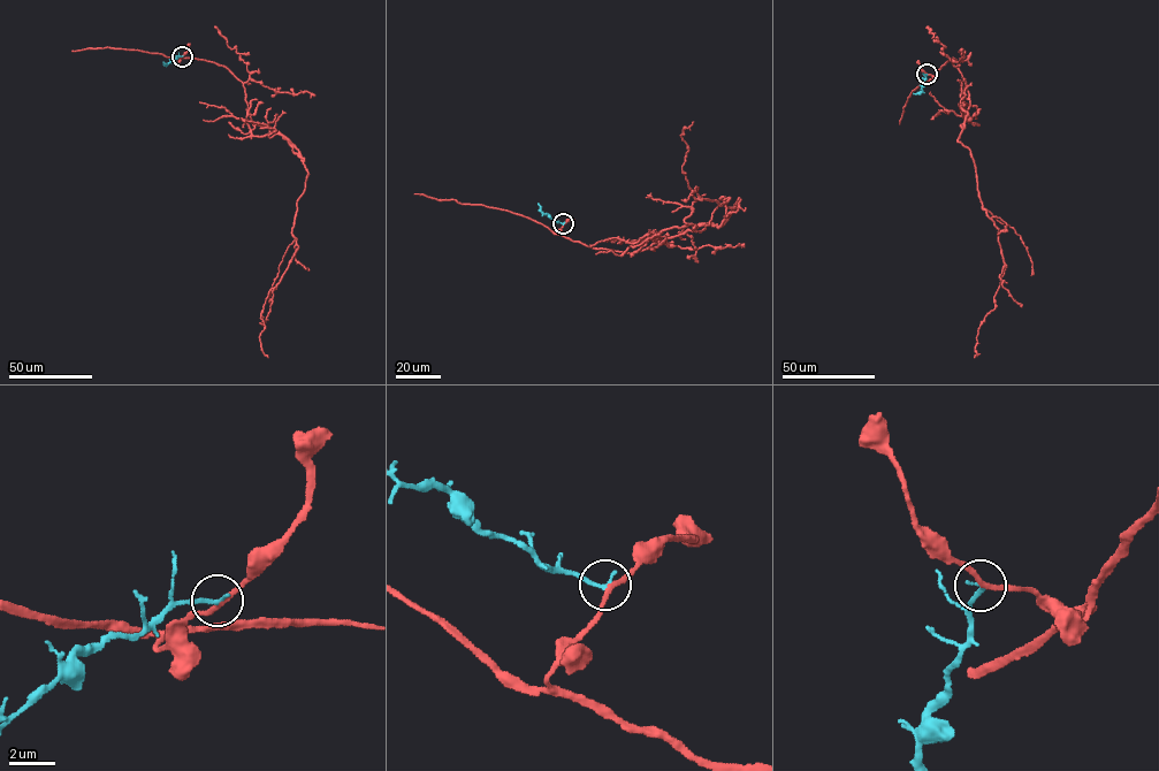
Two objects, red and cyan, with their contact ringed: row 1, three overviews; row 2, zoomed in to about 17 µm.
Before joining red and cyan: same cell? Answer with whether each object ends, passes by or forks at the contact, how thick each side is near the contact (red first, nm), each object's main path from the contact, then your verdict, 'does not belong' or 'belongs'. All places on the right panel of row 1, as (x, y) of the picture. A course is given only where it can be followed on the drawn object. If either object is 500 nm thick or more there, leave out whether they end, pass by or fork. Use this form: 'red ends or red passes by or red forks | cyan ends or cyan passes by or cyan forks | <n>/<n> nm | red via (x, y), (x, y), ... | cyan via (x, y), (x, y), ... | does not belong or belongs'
red passes by | cyan ends | 190/200 nm | red via (927, 74), (958, 61), (969, 104), (958, 142), (969, 150), (1004, 262), (974, 357) | cyan via (927, 74), (921, 92), (913, 93) | does not belong

